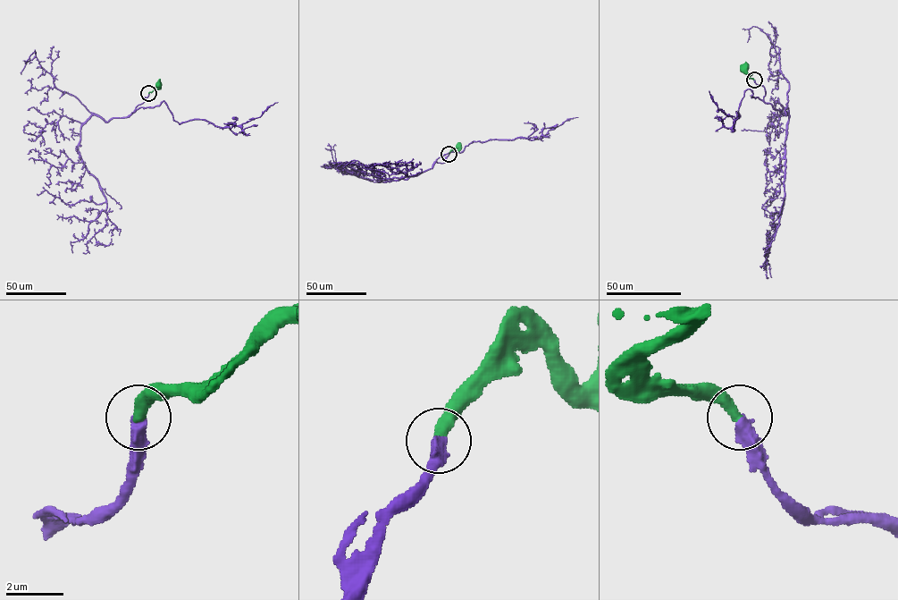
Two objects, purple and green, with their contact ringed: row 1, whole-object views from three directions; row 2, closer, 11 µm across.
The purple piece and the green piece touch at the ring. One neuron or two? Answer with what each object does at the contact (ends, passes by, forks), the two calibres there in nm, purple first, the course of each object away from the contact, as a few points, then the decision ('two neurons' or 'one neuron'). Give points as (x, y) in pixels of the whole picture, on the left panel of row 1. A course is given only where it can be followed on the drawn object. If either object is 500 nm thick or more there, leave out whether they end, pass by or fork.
purple ends; green ends; calibres 440 and 400 nm; course purple (148, 93), (127, 116), (92, 115), (82, 126), (80, 160), (105, 201), (68, 205), (46, 190), (37, 194); course green (148, 93), (159, 84); one neuron

